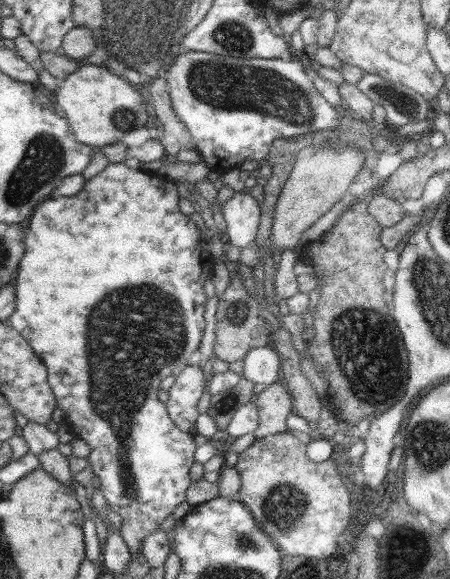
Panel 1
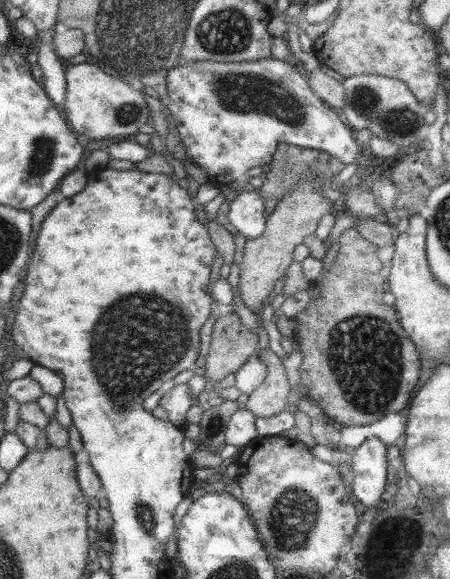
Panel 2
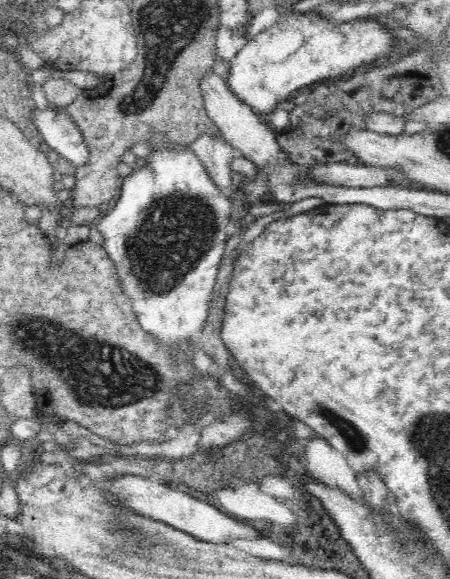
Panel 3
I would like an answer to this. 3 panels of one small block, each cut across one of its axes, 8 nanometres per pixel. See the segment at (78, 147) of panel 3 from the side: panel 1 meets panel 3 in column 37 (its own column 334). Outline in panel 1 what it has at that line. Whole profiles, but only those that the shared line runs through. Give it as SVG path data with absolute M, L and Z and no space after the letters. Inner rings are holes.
M187 50L174 58L164 77L168 82L174 113L190 131L190 146L198 151L211 171L223 174L224 171L235 173L238 165L247 160L263 163L270 146L280 137L289 139L337 128L337 112L316 90L312 78L303 67L298 60L232 58Z

